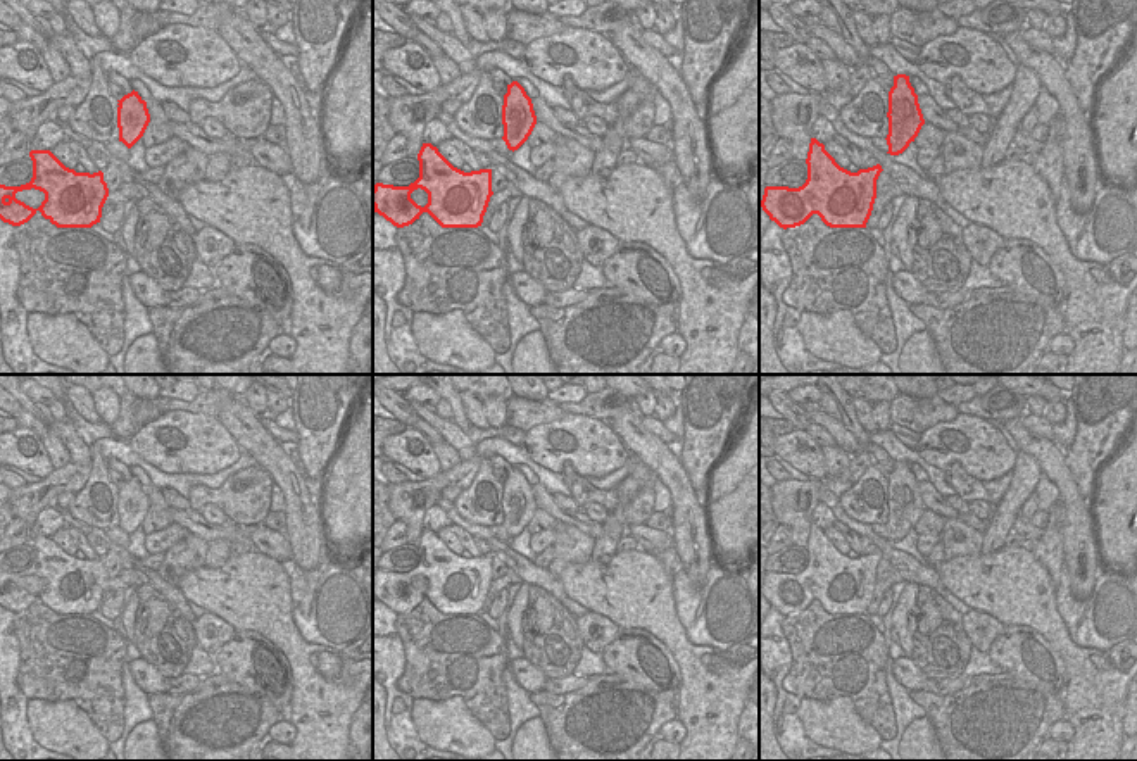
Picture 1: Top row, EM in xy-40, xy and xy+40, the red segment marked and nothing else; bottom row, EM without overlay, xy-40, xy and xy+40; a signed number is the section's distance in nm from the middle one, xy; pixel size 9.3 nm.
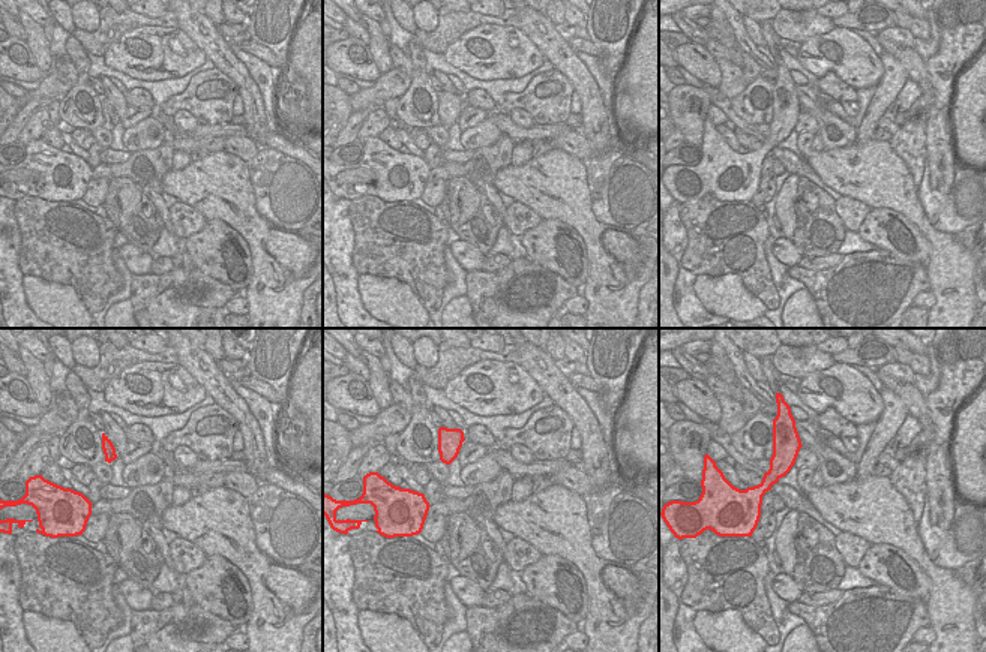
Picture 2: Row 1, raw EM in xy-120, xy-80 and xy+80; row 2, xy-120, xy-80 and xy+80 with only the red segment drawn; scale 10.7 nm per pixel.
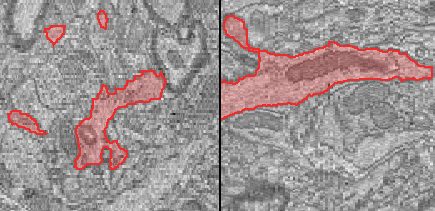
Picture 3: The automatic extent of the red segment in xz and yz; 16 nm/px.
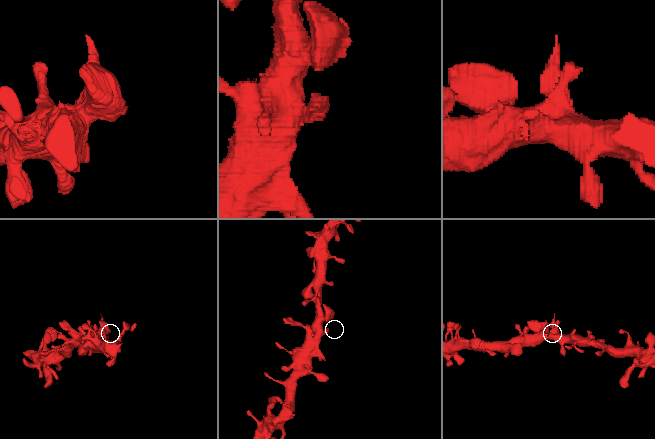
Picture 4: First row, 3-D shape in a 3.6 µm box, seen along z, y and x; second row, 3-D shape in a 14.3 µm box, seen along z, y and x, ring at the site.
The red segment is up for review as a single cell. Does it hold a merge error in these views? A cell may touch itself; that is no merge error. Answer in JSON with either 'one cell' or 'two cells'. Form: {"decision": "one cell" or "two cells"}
{"decision": "one cell"}

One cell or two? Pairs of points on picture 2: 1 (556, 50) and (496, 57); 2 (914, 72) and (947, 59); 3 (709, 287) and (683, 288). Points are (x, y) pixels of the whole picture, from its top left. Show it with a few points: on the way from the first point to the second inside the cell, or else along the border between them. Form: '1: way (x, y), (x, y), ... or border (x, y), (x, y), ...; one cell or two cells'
1: border (518, 29), (544, 56); two cells
2: border (923, 62), (932, 89), (931, 99); two cells
3: border (695, 276), (694, 293), (709, 312); two cells

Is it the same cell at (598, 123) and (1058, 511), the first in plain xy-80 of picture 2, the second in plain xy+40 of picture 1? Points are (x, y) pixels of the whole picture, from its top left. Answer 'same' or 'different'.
different

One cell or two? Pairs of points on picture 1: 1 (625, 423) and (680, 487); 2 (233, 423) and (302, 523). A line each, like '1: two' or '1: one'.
1: one
2: one

